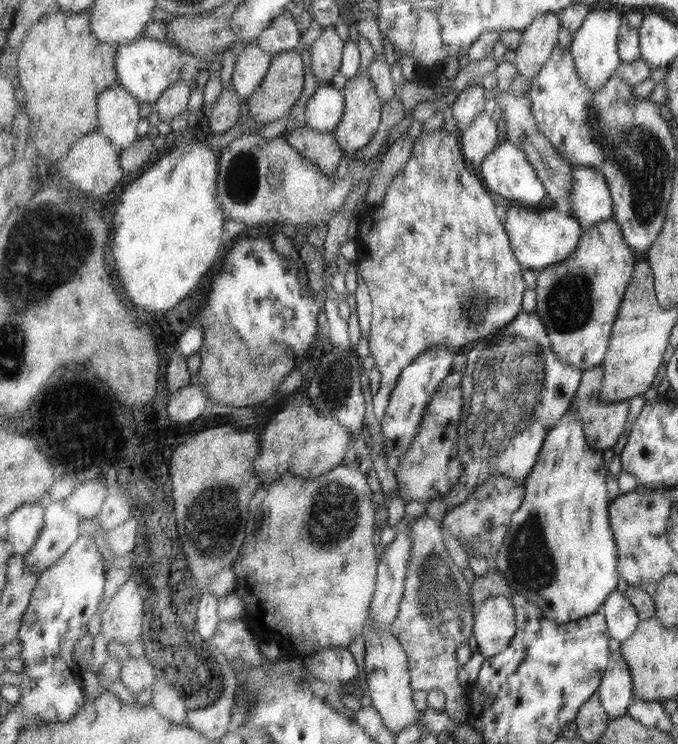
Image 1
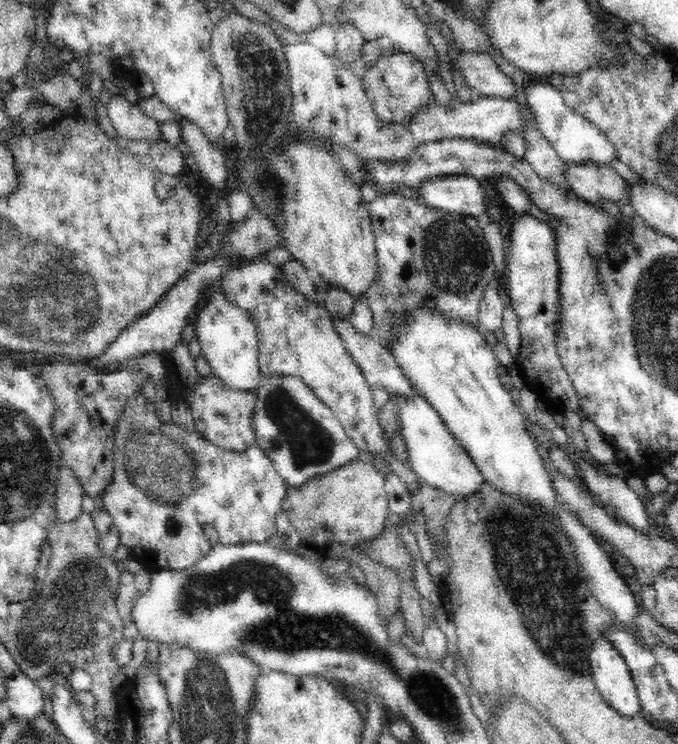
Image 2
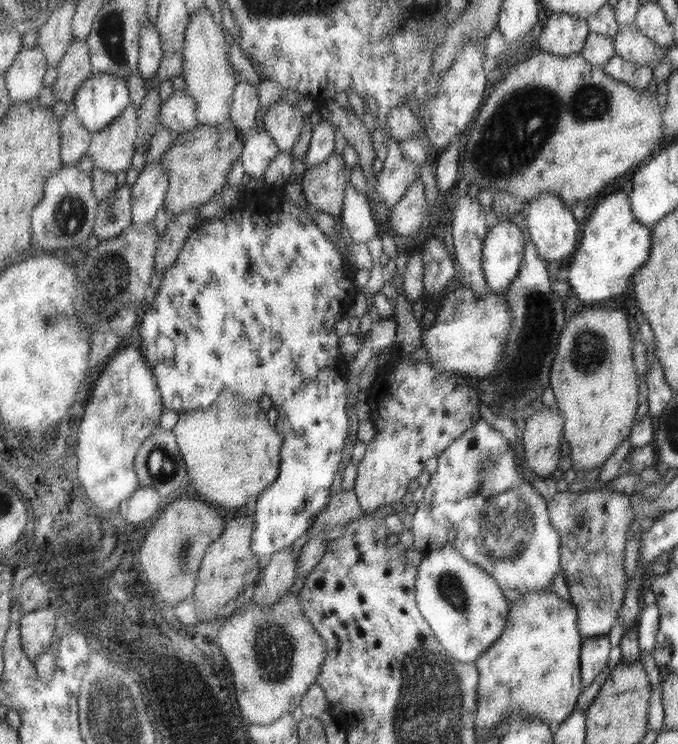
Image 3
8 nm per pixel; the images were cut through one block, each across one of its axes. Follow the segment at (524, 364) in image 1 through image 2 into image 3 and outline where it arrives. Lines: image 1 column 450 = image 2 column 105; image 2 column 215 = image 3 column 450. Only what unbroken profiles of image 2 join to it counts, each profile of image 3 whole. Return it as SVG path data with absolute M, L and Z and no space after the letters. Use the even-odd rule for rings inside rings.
M479 419L461 438L445 449L436 462L436 471L424 490L413 514L411 532L414 546L424 556L451 545L467 560L483 567L499 583L510 602L519 601L531 591L551 591L555 574L562 570L561 536L549 518L549 499L543 498L517 468L517 456L511 442L495 428Z

